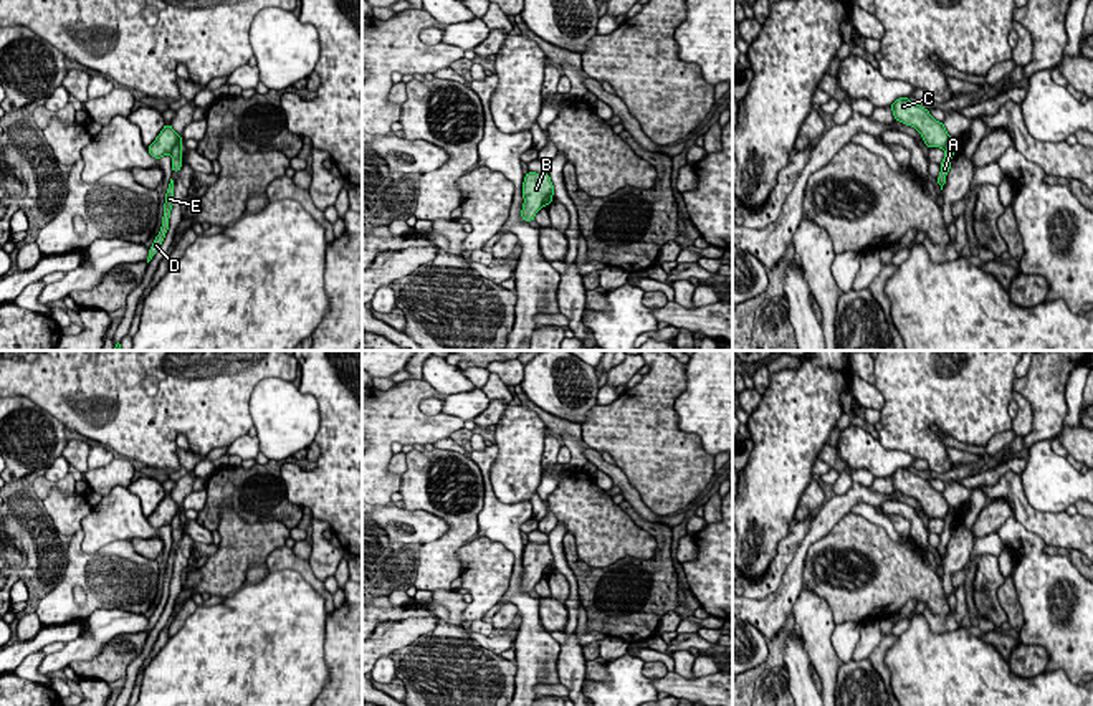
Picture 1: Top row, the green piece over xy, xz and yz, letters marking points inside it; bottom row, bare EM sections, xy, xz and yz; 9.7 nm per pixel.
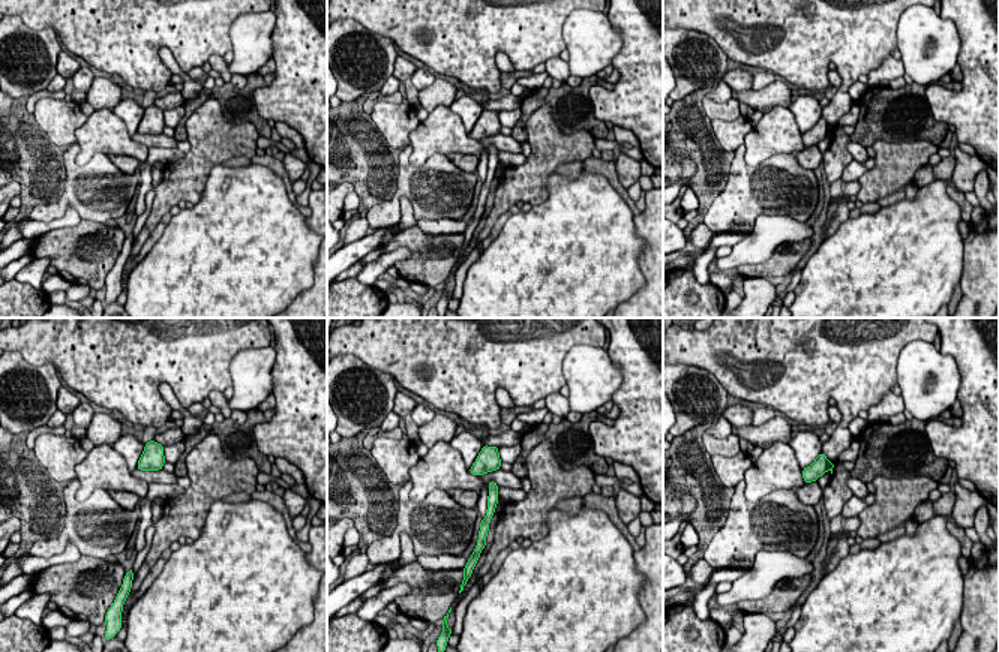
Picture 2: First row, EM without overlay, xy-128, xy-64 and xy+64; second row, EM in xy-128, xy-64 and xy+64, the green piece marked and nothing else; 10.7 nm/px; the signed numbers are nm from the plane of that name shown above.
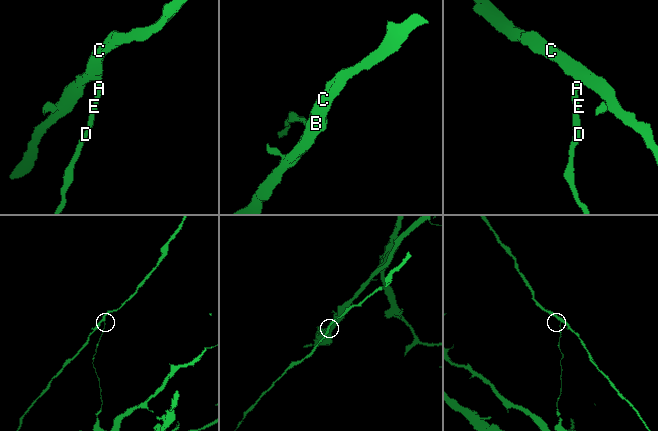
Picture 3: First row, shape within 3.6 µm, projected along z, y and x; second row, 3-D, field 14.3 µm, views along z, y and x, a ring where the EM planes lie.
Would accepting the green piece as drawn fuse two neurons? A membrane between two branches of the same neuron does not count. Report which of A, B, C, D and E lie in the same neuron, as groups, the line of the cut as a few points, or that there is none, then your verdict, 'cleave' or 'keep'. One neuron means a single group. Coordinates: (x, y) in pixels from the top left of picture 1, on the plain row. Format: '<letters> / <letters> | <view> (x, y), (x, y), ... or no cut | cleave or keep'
A D E / B C | xy (181, 511), (169, 523) | cleave

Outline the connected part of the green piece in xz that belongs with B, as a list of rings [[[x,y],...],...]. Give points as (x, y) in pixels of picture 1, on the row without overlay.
[[[527,542],[523,552],[523,580],[521,589],[532,592],[536,584],[544,577],[544,569],[554,564],[554,556],[547,544]]]

